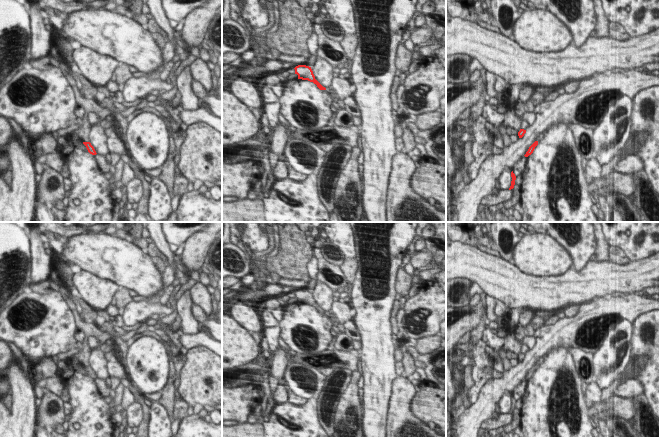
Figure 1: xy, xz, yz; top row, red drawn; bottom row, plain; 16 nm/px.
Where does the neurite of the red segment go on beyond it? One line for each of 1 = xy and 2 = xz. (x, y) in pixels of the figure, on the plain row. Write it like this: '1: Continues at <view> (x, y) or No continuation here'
1: No continuation here
2: No continuation here.

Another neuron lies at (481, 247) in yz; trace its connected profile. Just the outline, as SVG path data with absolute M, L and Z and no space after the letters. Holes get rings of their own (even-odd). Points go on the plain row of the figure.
M476 243L475 247L478 248L482 252L486 252L489 255L493 255L493 256L501 258L501 255L500 255L499 251L494 251L491 248L487 248L486 246L484 246L480 243Z

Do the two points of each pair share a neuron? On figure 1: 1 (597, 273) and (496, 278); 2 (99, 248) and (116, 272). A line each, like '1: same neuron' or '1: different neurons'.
1: same neuron
2: same neuron

